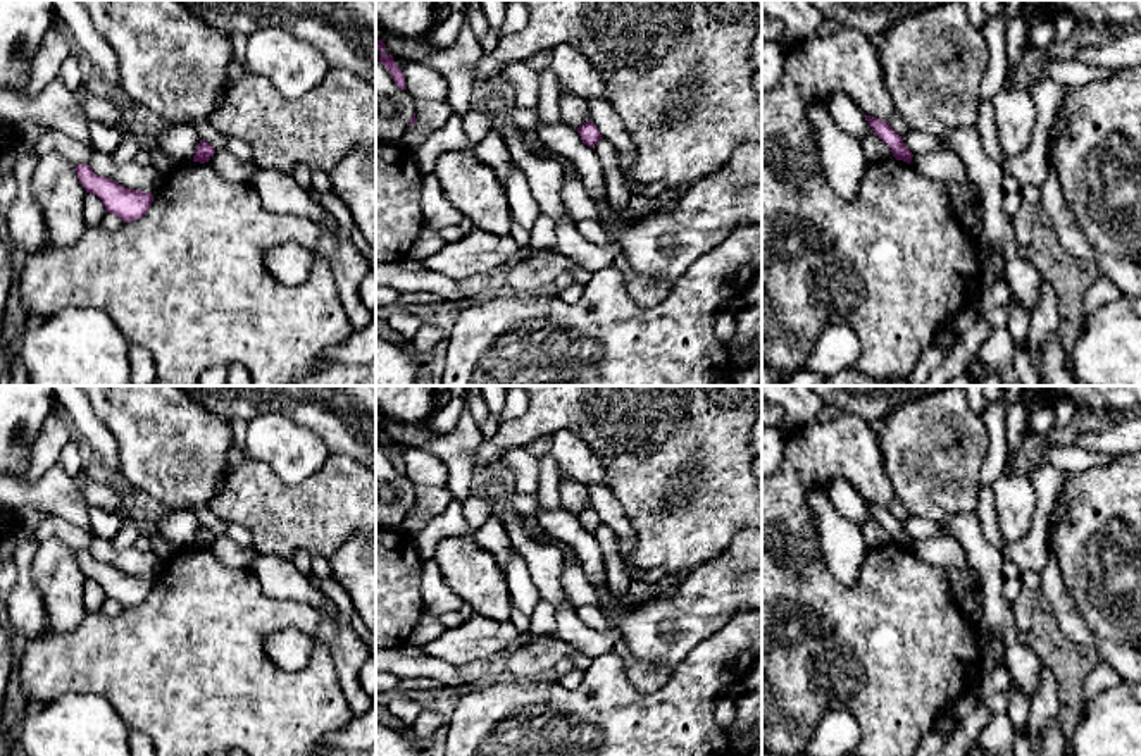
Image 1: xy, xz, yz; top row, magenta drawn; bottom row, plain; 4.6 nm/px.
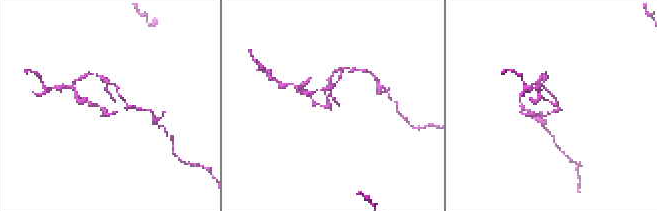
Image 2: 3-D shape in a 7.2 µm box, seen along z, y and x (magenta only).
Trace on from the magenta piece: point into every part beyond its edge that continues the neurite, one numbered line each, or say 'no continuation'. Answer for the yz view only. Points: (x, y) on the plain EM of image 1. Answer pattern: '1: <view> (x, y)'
no continuation

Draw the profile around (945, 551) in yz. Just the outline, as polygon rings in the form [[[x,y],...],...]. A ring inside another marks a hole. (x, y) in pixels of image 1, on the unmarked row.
[[[950,534],[913,541],[910,549],[920,561],[945,570],[970,568],[965,549]]]

